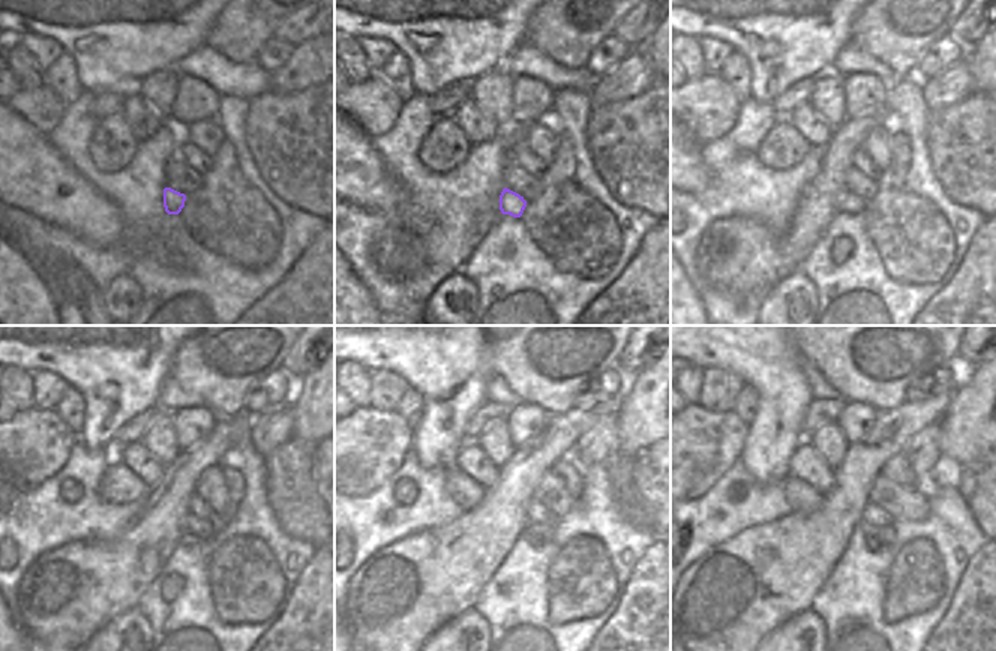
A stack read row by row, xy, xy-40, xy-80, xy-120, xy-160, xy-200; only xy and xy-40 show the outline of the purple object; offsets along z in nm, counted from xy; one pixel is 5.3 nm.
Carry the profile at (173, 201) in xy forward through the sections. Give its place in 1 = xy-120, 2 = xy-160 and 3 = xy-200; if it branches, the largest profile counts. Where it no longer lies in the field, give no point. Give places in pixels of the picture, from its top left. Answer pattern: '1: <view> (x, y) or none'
1: xy-120 (186, 537)
2: xy-160 (527, 536)
3: xy-200 (870, 543)

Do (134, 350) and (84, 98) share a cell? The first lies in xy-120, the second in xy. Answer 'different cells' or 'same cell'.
different cells

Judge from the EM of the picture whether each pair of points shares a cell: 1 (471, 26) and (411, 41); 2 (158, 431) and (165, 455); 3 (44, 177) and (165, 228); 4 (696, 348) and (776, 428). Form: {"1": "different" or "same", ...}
{"1": "same", "2": "same", "3": "same", "4": "same"}

